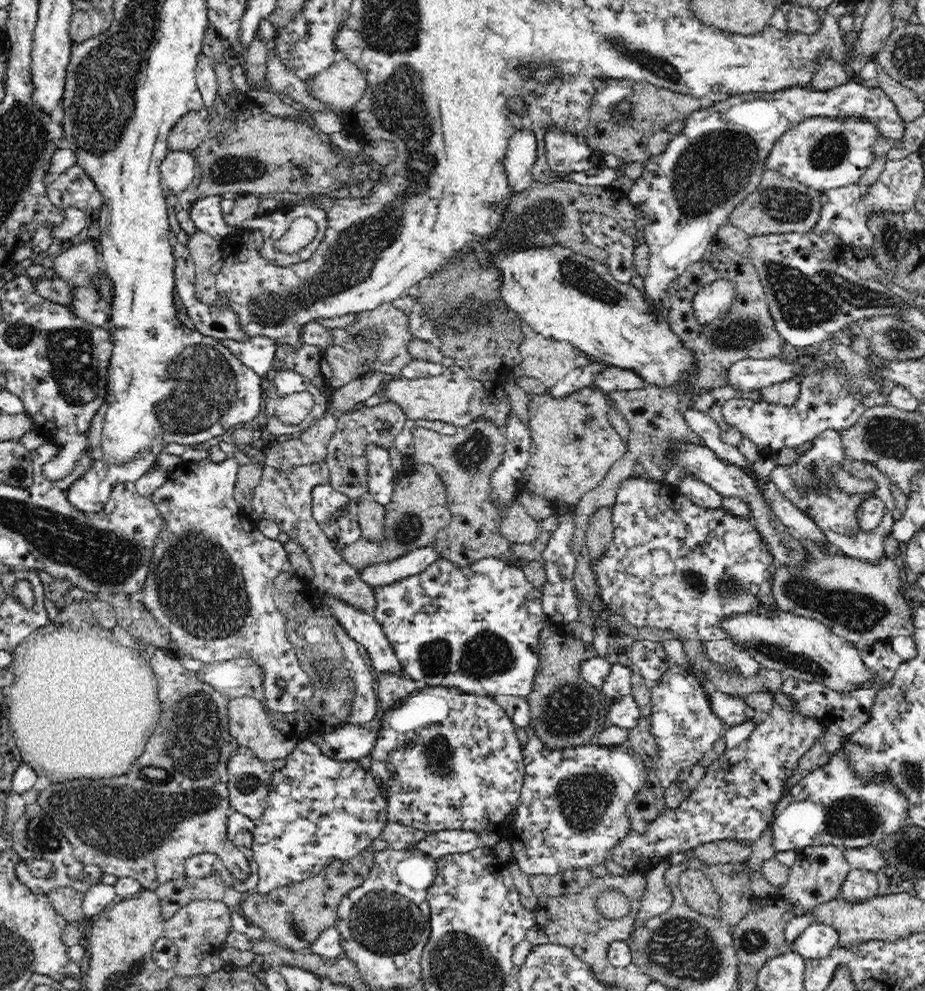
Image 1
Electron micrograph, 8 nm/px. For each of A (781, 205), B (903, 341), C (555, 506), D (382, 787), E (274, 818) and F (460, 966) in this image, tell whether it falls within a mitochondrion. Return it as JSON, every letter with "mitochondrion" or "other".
{"A":"mitochondrion","B":"mitochondrion","C":"other","D":"other","E":"other","F":"mitochondrion"}

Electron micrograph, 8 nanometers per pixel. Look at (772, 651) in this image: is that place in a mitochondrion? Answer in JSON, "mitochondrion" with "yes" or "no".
{"mitochondrion":"yes"}

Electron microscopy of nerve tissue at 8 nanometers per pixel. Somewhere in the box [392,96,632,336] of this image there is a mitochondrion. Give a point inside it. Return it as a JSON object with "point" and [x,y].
{"point":[544,216]}

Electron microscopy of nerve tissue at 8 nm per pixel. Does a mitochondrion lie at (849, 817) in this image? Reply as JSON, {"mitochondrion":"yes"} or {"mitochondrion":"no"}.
{"mitochondrion":"yes"}

